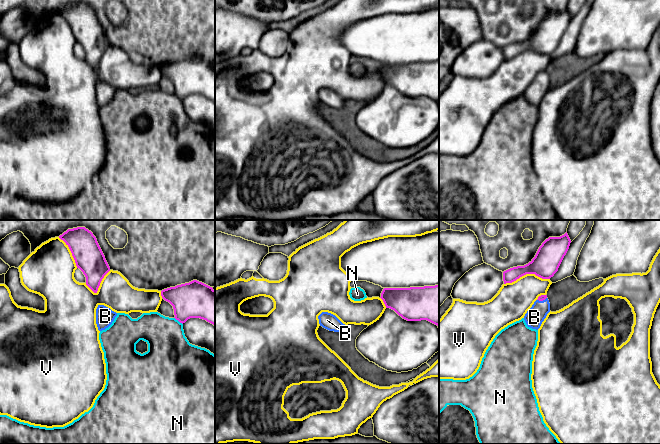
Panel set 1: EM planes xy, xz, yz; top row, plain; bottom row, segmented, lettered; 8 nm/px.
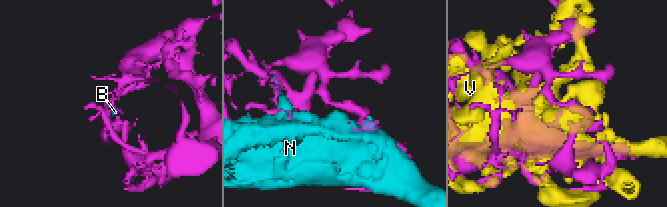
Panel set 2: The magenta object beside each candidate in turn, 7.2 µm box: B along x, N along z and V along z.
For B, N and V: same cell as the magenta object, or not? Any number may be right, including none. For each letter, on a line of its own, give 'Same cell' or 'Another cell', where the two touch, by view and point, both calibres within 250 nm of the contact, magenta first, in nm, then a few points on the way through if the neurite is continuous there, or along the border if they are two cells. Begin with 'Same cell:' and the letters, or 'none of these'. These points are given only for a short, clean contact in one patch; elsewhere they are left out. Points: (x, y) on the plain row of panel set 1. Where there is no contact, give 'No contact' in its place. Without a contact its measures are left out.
Same cell: B
B: Same cell. Touches magenta at yz (541, 76). Thickness 50 nm (magenta) against 150 nm. Path across: yz (542, 73), (541, 76), (541, 83), (534, 93)
N: Another cell. Touches magenta at xy (178, 96). Thickness 300 nm (magenta) against 340 nm
V: Another cell. Touches magenta at yz (526, 49). Thickness 220 nm (magenta) against 280 nm

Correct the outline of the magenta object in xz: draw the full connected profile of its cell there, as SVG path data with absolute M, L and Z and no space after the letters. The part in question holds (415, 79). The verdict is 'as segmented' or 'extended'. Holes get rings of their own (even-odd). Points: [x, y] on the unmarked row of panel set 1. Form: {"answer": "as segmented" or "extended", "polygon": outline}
{"answer": "as segmented", "polygon": "M439 60L410 64L384 64L380 73L386 84L394 86L407 97L427 96L439 101Z"}

